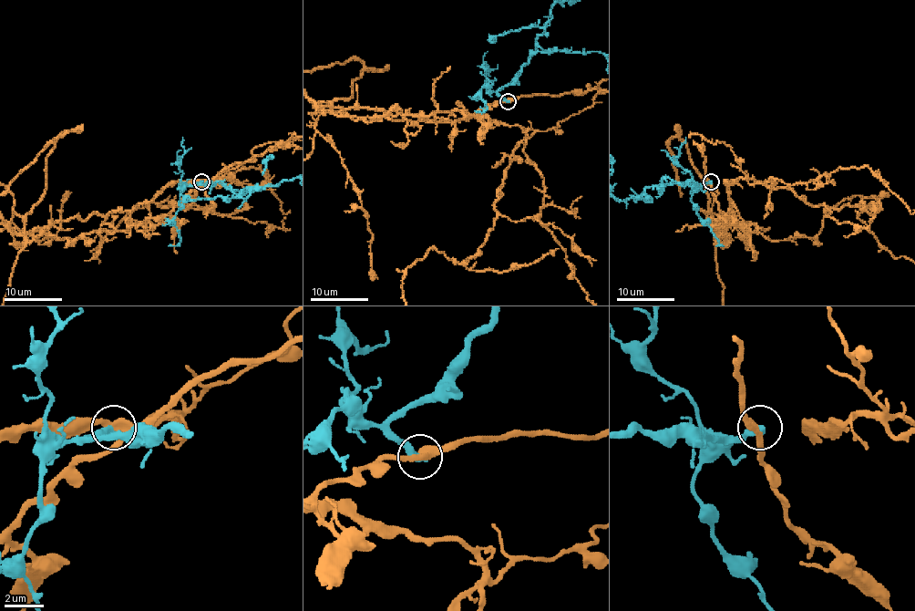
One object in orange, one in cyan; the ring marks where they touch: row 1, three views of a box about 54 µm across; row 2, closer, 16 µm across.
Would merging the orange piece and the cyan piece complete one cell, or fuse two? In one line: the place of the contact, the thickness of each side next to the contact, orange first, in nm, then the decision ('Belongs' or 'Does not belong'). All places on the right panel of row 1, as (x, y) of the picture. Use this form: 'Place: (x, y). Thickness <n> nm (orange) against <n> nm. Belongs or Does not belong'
Place: (711, 181). Thickness 280 nm (orange) against 380 nm. Does not belong

